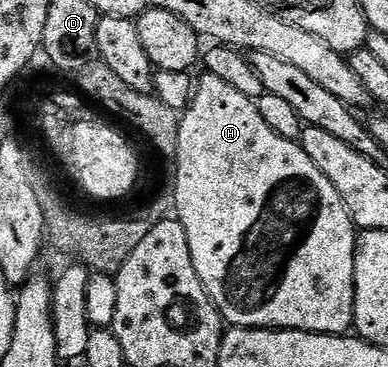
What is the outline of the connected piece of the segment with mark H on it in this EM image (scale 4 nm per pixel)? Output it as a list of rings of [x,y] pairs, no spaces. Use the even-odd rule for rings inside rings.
[[[204,73],[197,82],[196,89],[190,106],[182,111],[179,119],[180,140],[178,157],[173,162],[175,167],[175,179],[173,185],[175,188],[175,197],[177,204],[180,206],[180,218],[178,222],[185,228],[185,232],[189,236],[189,252],[193,256],[193,264],[197,268],[197,276],[201,276],[203,287],[207,289],[207,294],[215,301],[215,307],[223,315],[224,323],[230,324],[235,328],[266,328],[268,330],[304,330],[310,334],[338,334],[346,335],[355,324],[355,244],[357,241],[357,227],[351,218],[351,213],[347,210],[347,206],[341,200],[341,196],[337,192],[335,185],[323,175],[317,168],[317,164],[313,164],[313,160],[309,160],[309,156],[303,151],[299,142],[290,142],[281,136],[277,136],[277,132],[273,132],[273,128],[269,128],[269,124],[265,124],[265,120],[261,120],[261,112],[258,105],[252,99],[241,96],[241,92],[237,92],[237,88],[229,88],[229,84],[225,84],[225,80],[221,80],[221,76],[216,74]]]

